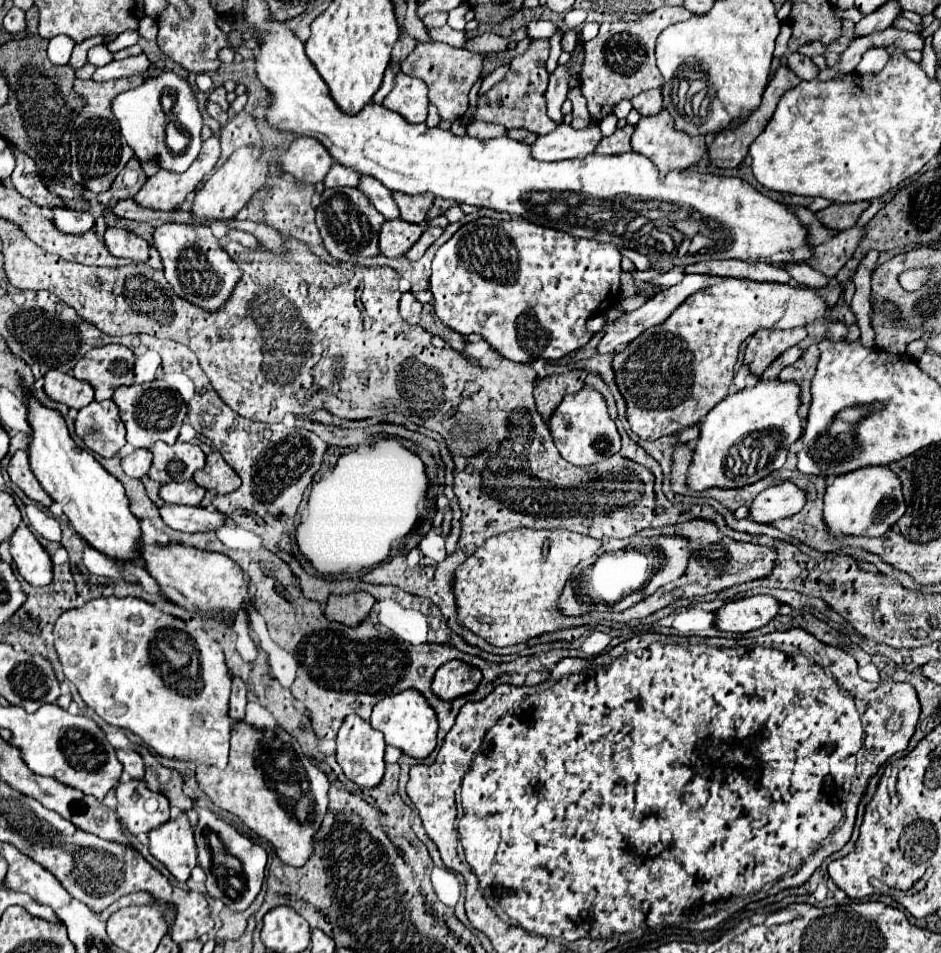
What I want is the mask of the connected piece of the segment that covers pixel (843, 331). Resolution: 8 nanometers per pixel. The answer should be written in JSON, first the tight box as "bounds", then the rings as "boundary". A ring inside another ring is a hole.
{"bounds":[828,321,848,339],"boundary":[[[832,321],[830,329],[828,329],[828,339],[844,339],[848,335],[848,325],[840,323],[840,321]]]}

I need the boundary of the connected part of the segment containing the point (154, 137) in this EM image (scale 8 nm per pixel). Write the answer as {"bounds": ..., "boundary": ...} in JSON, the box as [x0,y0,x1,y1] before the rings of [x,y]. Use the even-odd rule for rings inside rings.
{"bounds":[112,71,202,173],"boundary":[[[164,71],[158,77],[146,79],[144,85],[130,89],[126,93],[120,93],[118,97],[114,97],[112,101],[112,111],[116,115],[116,119],[120,121],[120,129],[122,135],[126,139],[126,143],[132,147],[134,155],[138,161],[156,161],[162,169],[172,171],[172,173],[180,173],[186,171],[192,161],[198,157],[202,141],[200,141],[200,129],[202,129],[202,115],[198,111],[198,103],[194,99],[194,93],[190,89],[190,85],[174,75],[172,71]],[[176,119],[176,125],[188,133],[190,143],[188,143],[188,151],[184,151],[182,155],[172,155],[172,151],[166,147],[164,139],[166,139],[166,125]]]}

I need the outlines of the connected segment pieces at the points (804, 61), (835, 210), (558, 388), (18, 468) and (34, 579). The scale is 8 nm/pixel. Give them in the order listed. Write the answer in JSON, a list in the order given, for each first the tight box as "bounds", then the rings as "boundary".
[{"bounds":[786,53,818,81],"boundary":[[[788,53],[786,67],[790,67],[790,71],[794,71],[802,81],[816,79],[816,75],[818,75],[818,67],[812,63],[812,59],[804,57],[800,53]]]},{"bounds":[816,203,870,231],"boundary":[[[848,203],[848,205],[830,205],[822,211],[816,213],[816,217],[830,229],[836,231],[844,231],[856,225],[856,221],[860,219],[860,215],[870,207],[868,203]]]},{"bounds":[534,371,586,421],"boundary":[[[568,371],[562,375],[554,375],[548,379],[540,379],[534,389],[534,399],[536,399],[536,409],[544,417],[544,421],[550,419],[552,411],[560,405],[560,399],[564,395],[576,393],[584,387],[586,371]]]},{"bounds":[8,451,52,507],"boundary":[[[18,451],[12,459],[10,459],[10,465],[8,465],[8,475],[10,479],[26,493],[28,499],[44,505],[44,507],[50,507],[52,505],[52,499],[48,493],[44,493],[44,489],[40,487],[40,483],[36,483],[36,477],[32,475],[30,471],[30,463],[28,463],[28,455],[26,451]]]},{"bounds":[10,525,52,587],"boundary":[[[20,525],[10,537],[10,553],[16,571],[34,587],[46,587],[52,581],[52,561],[34,533]]]}]

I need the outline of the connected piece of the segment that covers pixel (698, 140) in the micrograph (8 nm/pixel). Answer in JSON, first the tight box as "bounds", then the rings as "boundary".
{"bounds":[630,109,706,175],"boundary":[[[662,109],[656,117],[642,117],[632,133],[630,143],[632,143],[632,151],[648,157],[662,175],[666,175],[672,169],[688,169],[688,167],[696,165],[706,153],[704,135],[690,137],[686,133],[674,131],[674,119],[670,117],[670,113],[666,109]]]}

